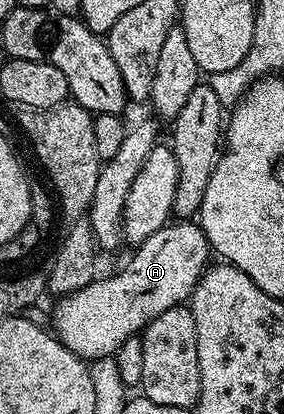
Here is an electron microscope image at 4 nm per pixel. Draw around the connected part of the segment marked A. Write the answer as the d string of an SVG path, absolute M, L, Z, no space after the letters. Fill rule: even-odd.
M175 220L162 226L153 236L134 247L135 255L124 264L123 270L116 272L112 278L96 277L85 288L72 294L62 295L51 314L53 333L75 355L84 360L94 360L114 355L116 350L125 344L125 340L136 337L144 326L148 326L161 312L169 312L169 308L184 305L199 283L199 277L209 265L213 251L207 237L203 235L203 227L191 220Z

